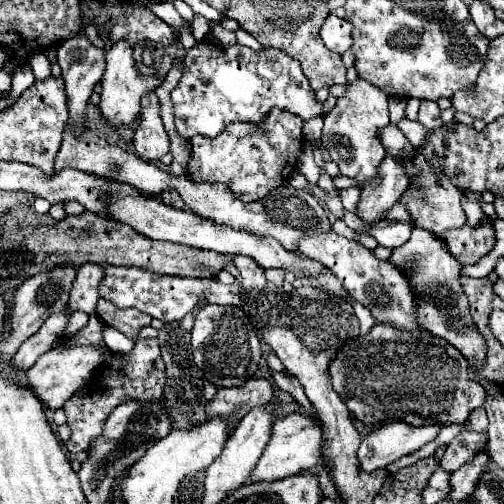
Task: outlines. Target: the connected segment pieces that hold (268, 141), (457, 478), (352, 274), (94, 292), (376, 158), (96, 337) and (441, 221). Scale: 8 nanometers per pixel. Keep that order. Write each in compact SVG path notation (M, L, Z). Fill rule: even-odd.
M272 111L268 119L264 119L264 127L256 127L254 123L230 123L220 137L200 137L194 135L190 139L192 155L188 161L188 175L196 181L206 183L224 183L240 201L260 201L264 199L272 189L282 185L296 169L298 169L298 157L302 149L302 119L296 119L294 115L288 115L286 111Z
M482 451L482 455L476 455L474 461L462 465L458 471L452 473L450 483L452 483L452 491L448 495L448 499L452 503L458 503L462 499L466 499L468 495L472 495L472 487L476 487L476 479L480 479L480 475L488 469L492 457L488 455L488 451Z
M330 231L324 235L298 239L298 251L310 259L320 261L324 267L328 267L336 275L336 279L340 279L350 299L370 309L376 323L396 323L400 331L422 329L422 327L416 327L416 321L414 321L416 297L412 295L412 287L408 287L408 277L404 275L404 271L388 265L388 261L378 259L370 249L366 249L358 241L340 237L334 231Z
M98 263L80 265L78 275L76 275L76 283L70 291L70 301L68 301L68 307L72 311L80 309L80 311L86 311L88 315L96 313L96 303L100 299L100 295L98 295L100 277L104 277L102 265L98 265Z
M358 77L356 81L348 83L346 93L338 97L336 107L324 119L320 143L340 167L342 175L358 179L358 187L364 187L366 181L376 177L376 169L386 155L384 145L380 143L380 127L386 127L388 123L388 95Z
M92 315L86 327L82 327L80 331L66 337L66 345L46 351L28 369L28 373L26 373L28 375L28 385L32 387L32 391L40 397L40 401L48 409L52 409L52 411L60 409L74 395L74 391L78 391L80 387L84 387L88 383L88 379L96 371L96 367L102 363L104 353L108 351L108 347L104 343L104 335L102 335L104 327L106 325L100 321L100 317Z
M418 151L412 163L416 163L416 179L410 179L408 191L404 191L404 195L398 201L404 203L410 211L414 225L428 229L434 235L442 235L448 229L462 227L466 223L466 215L462 211L464 193L452 183L452 179L448 179L448 175L432 171L432 163L428 163L428 159L424 159L424 155L420 155Z

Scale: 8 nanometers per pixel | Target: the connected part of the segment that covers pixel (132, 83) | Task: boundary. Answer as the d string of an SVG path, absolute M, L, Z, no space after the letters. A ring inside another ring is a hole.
M120 39L120 43L112 43L112 47L106 53L106 71L102 77L102 93L100 93L100 111L106 119L106 123L122 125L132 123L140 111L140 99L148 95L148 91L154 91L162 81L156 77L146 77L136 69L136 63L132 59L132 51L124 49L124 45L130 45L126 39Z

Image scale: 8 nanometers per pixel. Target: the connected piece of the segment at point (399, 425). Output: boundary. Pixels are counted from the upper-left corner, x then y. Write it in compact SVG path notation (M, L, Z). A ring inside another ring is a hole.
M388 421L386 425L370 431L358 449L358 463L362 473L372 473L386 469L396 459L418 451L422 445L438 435L436 425L432 427L412 427L404 421Z

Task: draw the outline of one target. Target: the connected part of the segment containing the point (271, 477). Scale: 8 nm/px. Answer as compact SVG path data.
M290 413L282 419L276 419L272 427L272 439L260 457L256 469L252 471L250 481L278 481L284 477L292 477L302 473L304 469L314 467L318 461L322 461L322 447L324 447L324 431L318 417L302 415L302 413Z

